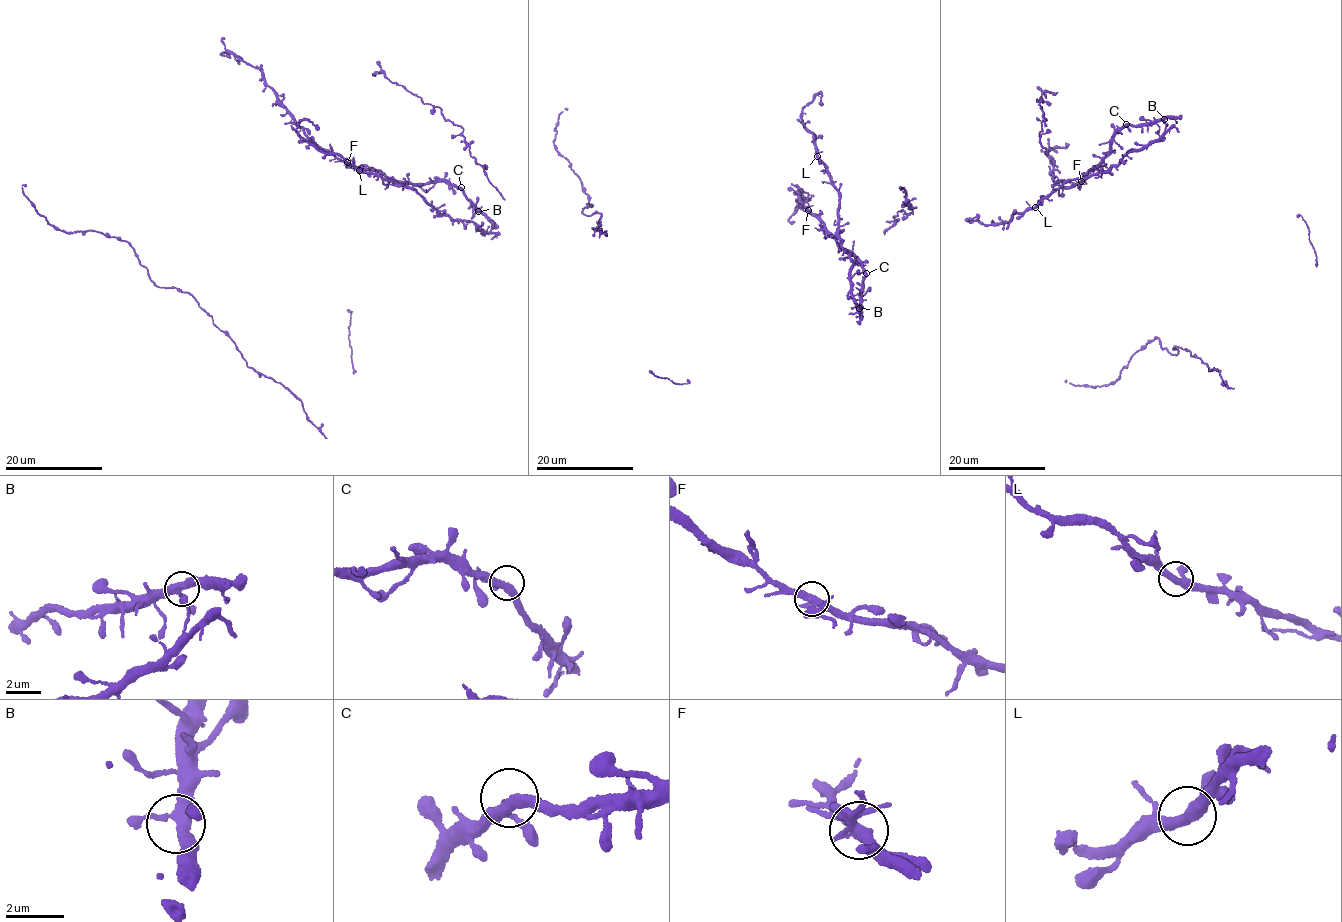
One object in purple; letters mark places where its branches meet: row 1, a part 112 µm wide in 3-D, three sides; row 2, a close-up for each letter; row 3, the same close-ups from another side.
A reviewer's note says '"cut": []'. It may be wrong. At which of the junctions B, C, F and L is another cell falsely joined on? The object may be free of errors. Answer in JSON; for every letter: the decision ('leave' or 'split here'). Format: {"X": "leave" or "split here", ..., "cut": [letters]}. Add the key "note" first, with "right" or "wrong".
{"note": "right", "B": "leave", "C": "leave", "F": "leave", "L": "leave", "cut": []}

